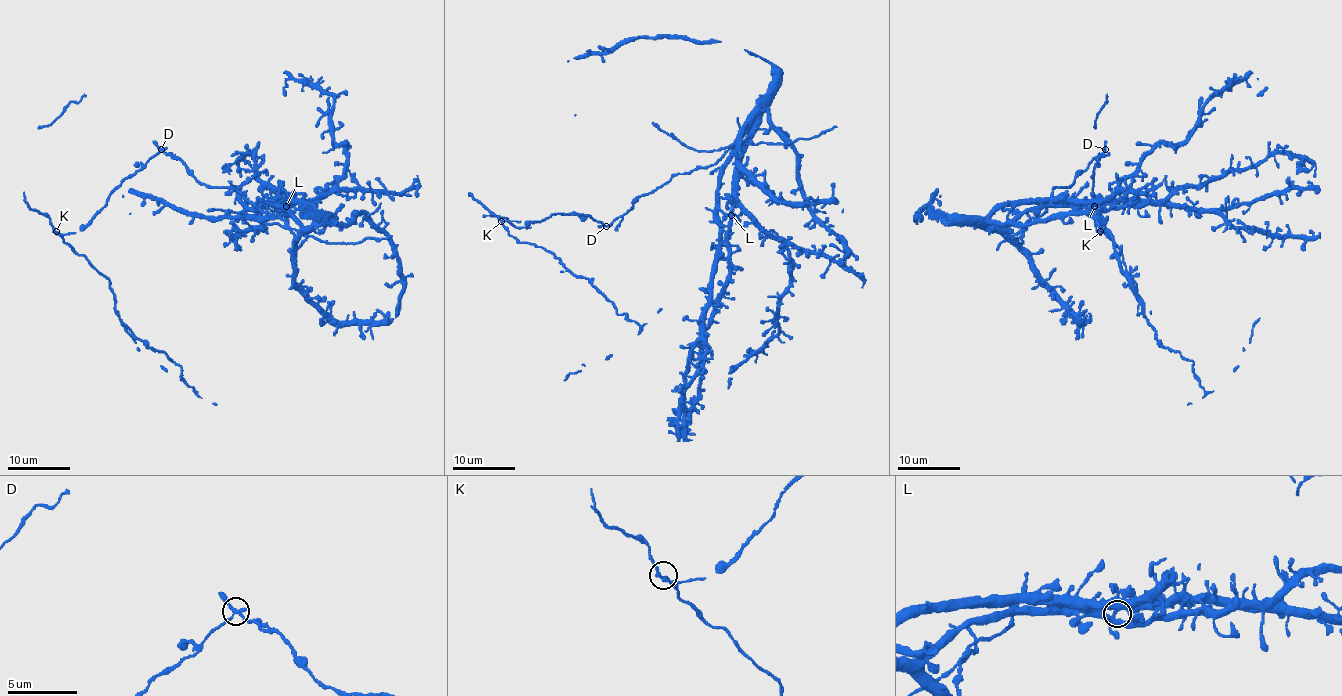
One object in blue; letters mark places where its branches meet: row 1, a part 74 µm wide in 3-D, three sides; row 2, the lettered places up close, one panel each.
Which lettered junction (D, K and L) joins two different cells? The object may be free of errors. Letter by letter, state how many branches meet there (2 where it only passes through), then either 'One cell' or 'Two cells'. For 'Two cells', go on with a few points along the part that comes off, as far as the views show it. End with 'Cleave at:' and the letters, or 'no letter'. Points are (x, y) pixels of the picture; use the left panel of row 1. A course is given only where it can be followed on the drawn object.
D: Branches: 3. Two cells. Course of the part to remove: (161, 150), (172, 158), (178, 158), (199, 181), (236, 189), (247, 200), (280, 217), (294, 234), (292, 250)
K: Branches: 3. One cell
L: Branches: 3. One cell
Cleave at: D

